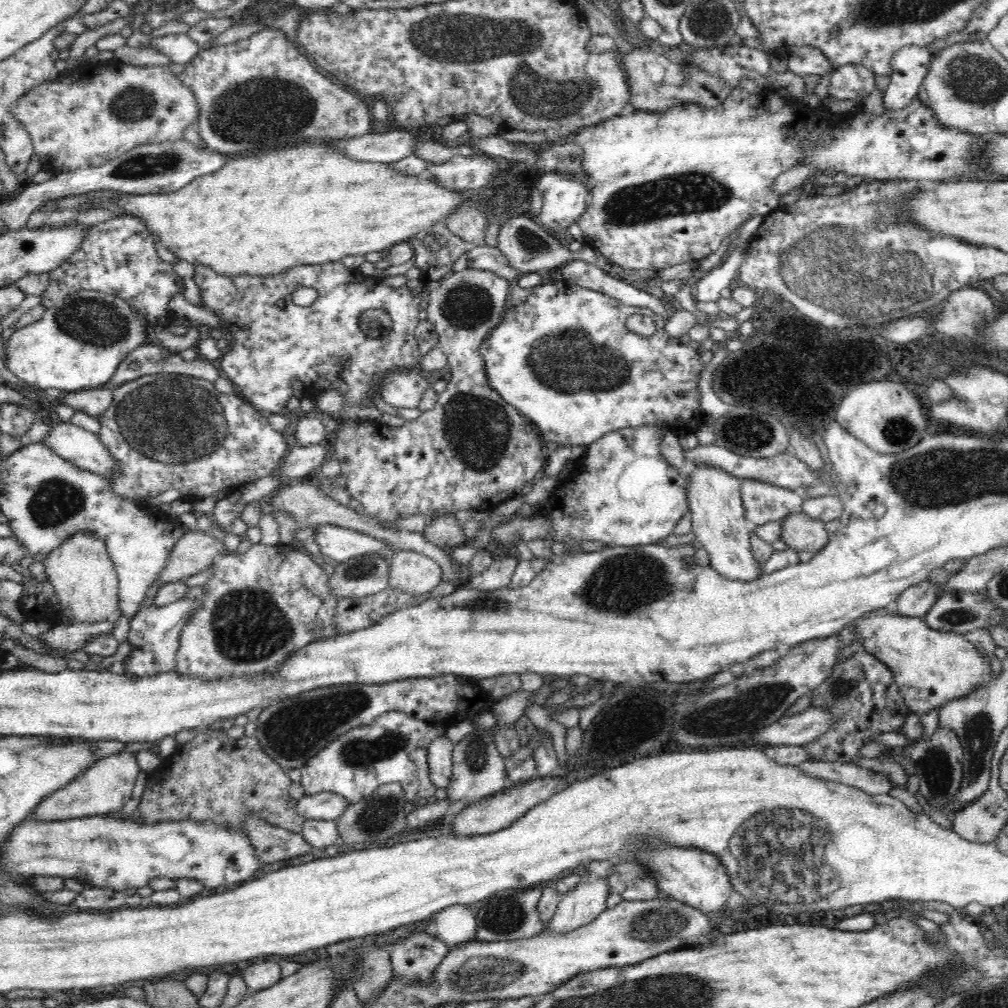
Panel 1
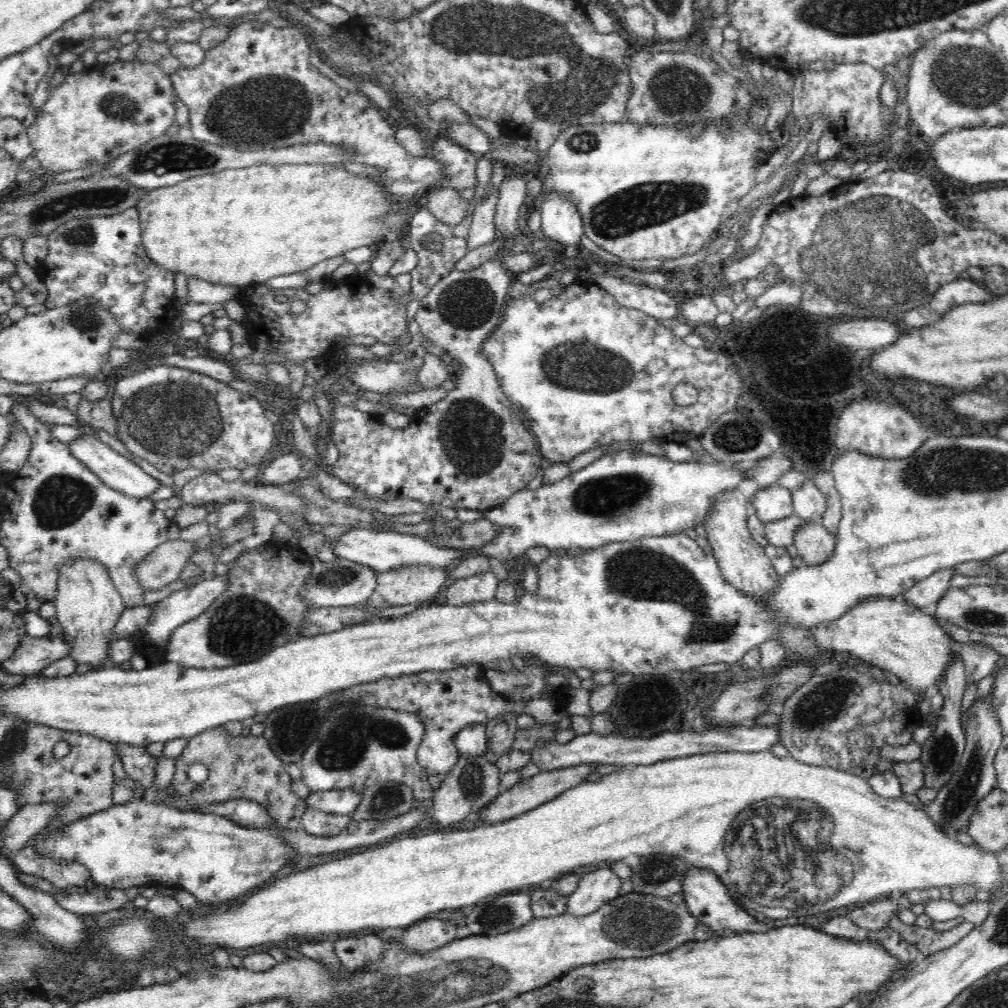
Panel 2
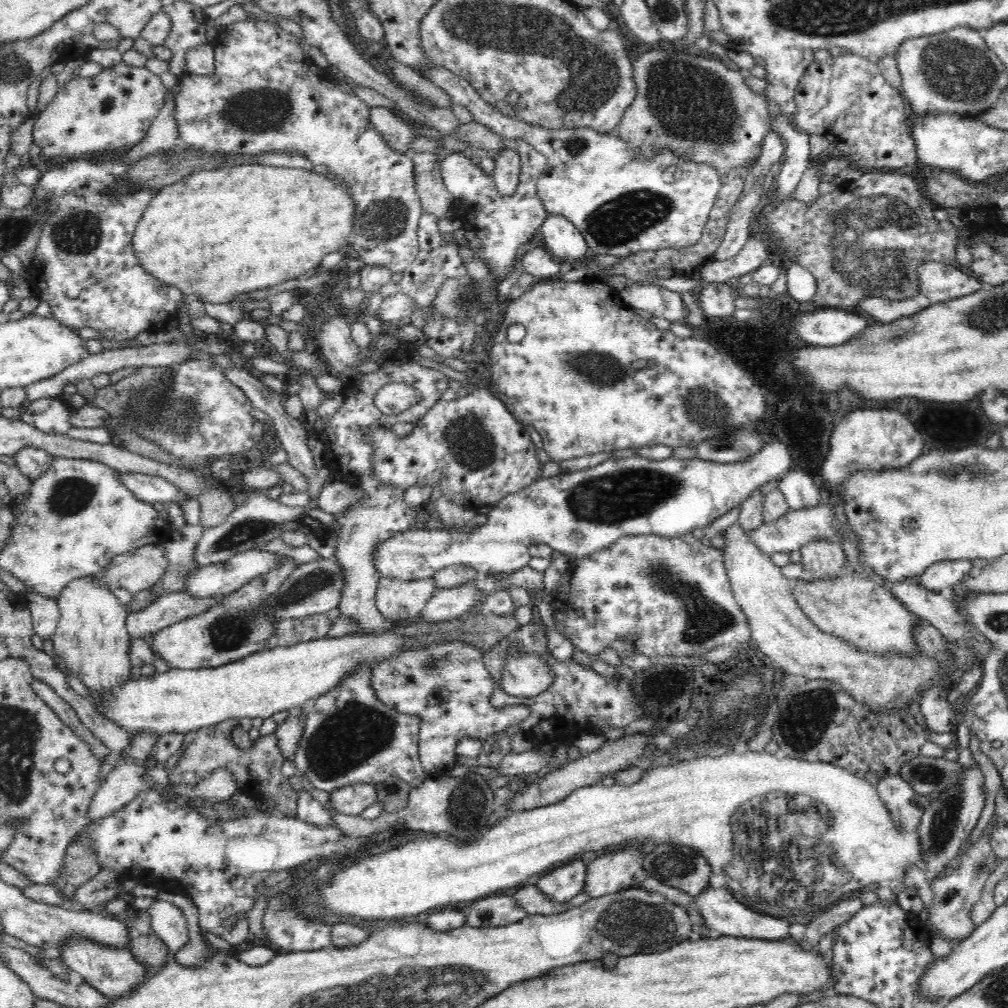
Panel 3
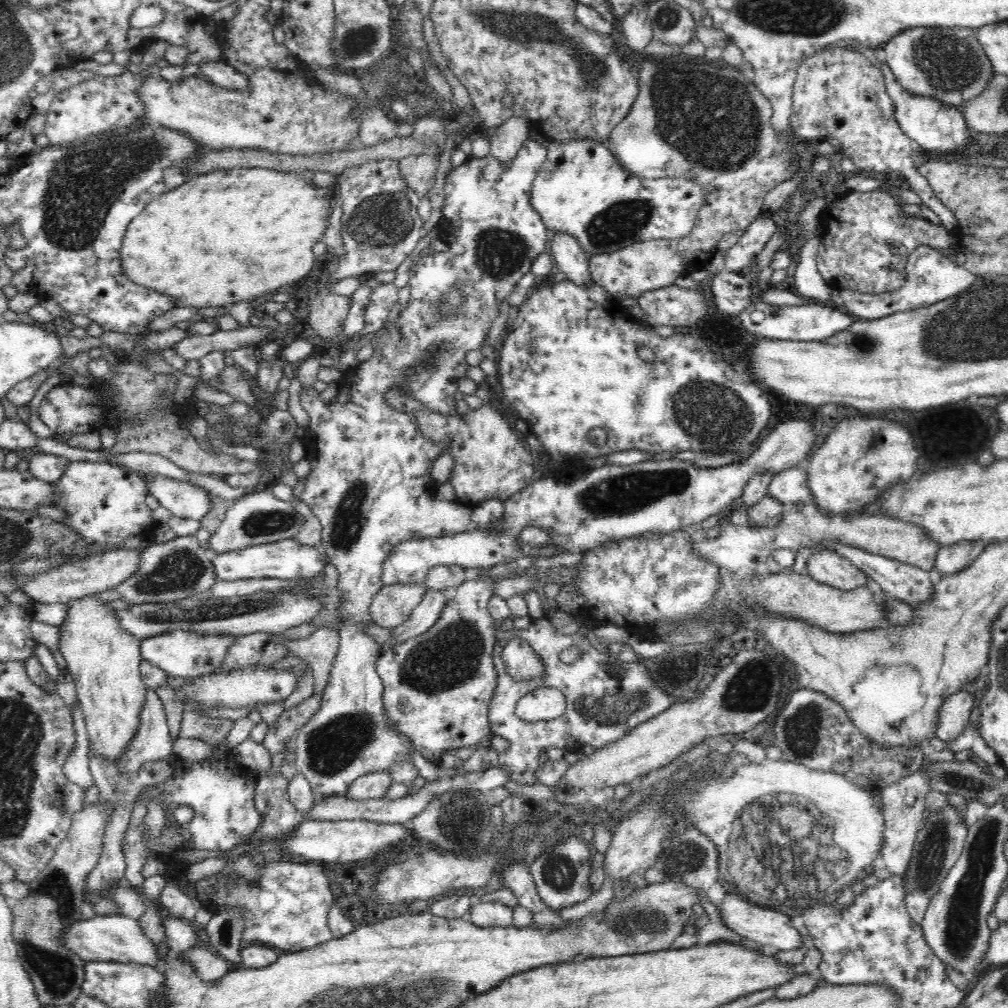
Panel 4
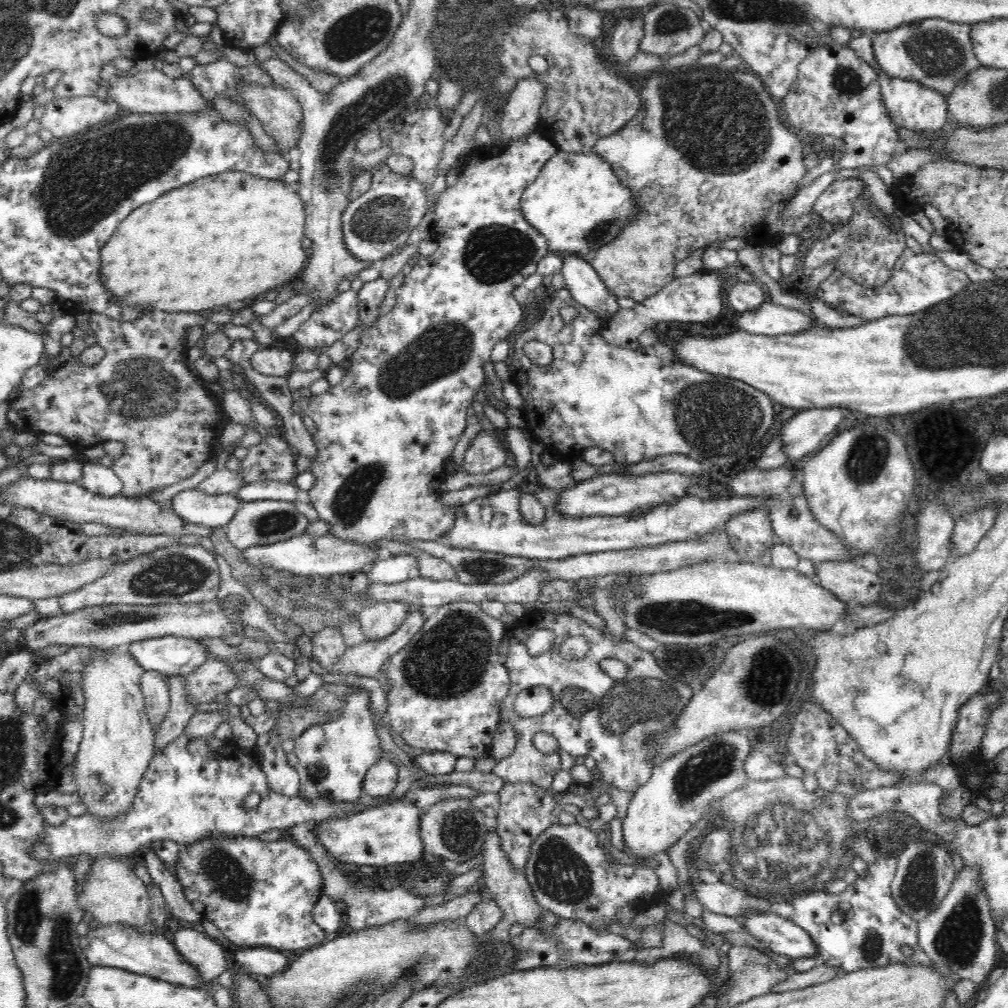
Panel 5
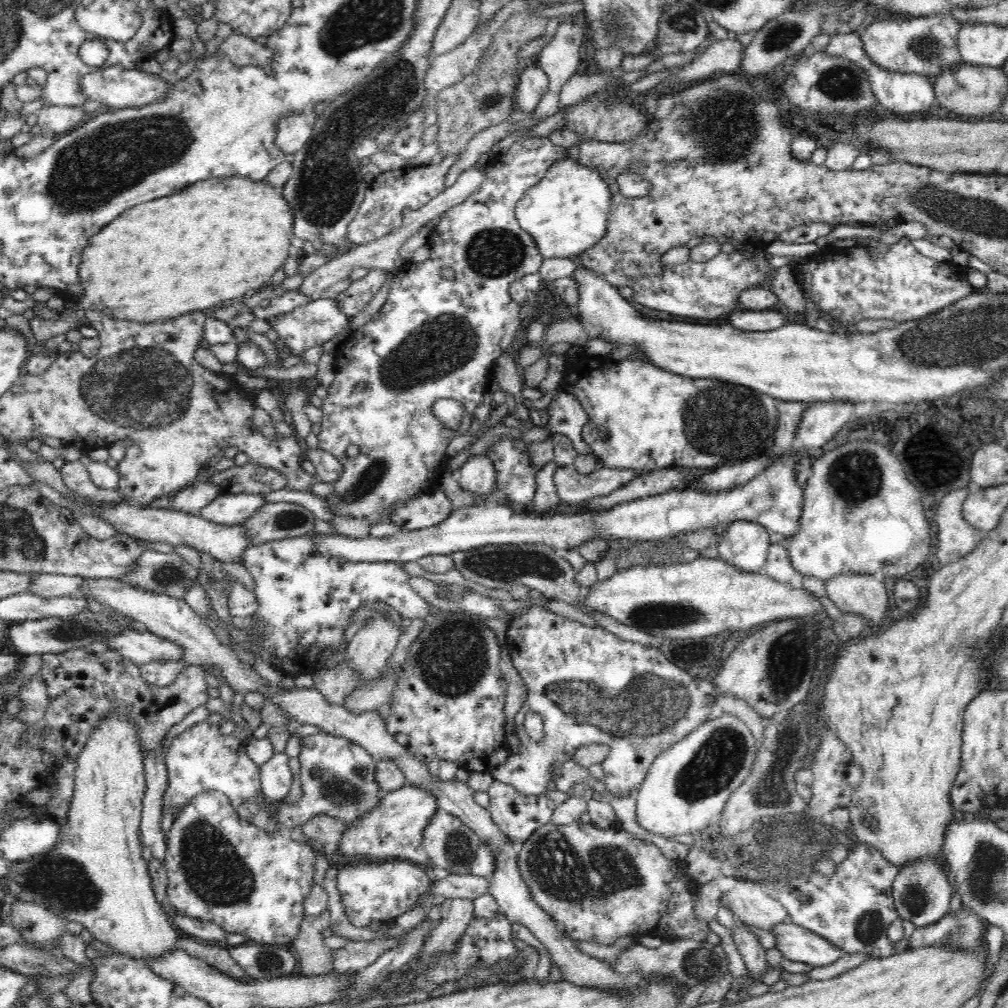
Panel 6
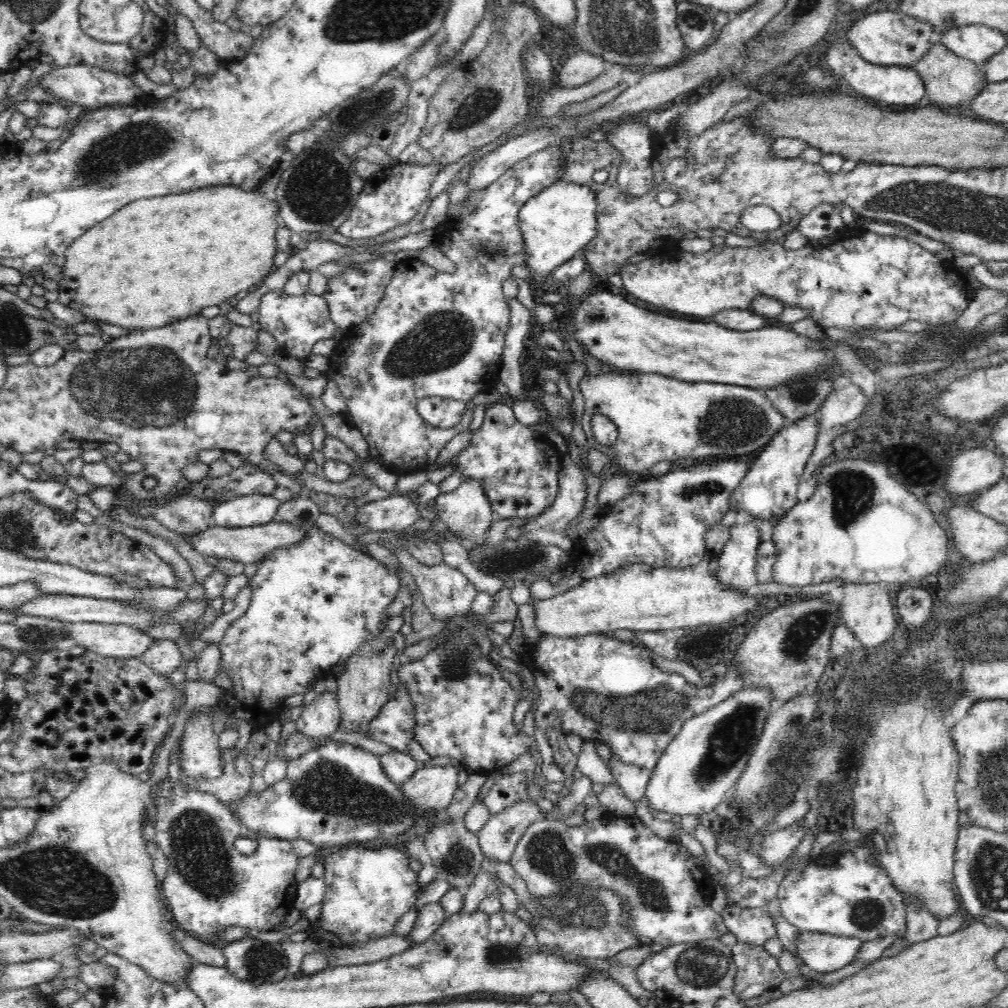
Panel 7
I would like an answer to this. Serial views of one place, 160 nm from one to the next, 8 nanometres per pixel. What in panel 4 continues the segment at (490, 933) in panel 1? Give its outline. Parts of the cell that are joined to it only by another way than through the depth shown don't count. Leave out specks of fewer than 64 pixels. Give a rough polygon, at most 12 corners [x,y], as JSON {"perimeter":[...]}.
{"perimeter":[[496,901],[474,902],[468,912],[482,927],[512,925],[514,909]]}

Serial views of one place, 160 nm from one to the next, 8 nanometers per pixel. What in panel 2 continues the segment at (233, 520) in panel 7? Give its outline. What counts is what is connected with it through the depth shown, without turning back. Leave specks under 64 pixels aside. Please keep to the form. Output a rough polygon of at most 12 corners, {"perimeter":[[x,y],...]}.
{"perimeter":[[88,433],[70,452],[104,485],[146,498],[161,484]]}

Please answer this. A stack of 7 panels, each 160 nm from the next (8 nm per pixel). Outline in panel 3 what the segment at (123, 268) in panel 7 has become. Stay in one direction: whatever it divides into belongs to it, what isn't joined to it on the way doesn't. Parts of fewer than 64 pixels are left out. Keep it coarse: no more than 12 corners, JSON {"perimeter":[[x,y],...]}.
{"perimeter":[[246,163],[157,192],[132,247],[226,304],[347,249],[346,184]]}

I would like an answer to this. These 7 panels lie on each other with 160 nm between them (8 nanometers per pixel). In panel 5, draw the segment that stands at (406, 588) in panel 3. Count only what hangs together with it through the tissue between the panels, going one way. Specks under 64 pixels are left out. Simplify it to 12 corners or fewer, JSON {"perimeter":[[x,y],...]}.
{"perimeter":[[383,601],[358,610],[366,640],[402,625],[408,603]]}

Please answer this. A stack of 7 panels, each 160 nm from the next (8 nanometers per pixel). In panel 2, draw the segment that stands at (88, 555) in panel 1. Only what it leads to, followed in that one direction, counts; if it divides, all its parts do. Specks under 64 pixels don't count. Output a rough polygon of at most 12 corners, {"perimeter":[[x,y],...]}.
{"perimeter":[[96,560],[60,568],[54,601],[70,657],[108,658],[126,609]]}

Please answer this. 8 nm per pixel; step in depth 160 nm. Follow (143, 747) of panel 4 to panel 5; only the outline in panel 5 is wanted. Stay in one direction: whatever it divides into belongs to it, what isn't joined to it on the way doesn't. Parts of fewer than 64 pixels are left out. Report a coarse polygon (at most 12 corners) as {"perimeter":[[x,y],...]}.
{"perimeter":[[145,671],[141,691],[156,733],[171,705],[168,677]]}

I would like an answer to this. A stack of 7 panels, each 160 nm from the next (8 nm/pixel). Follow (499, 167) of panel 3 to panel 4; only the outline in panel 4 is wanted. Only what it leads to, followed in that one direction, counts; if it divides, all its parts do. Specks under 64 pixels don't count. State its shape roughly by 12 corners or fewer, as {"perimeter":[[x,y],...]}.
{"perimeter":[[513,117],[488,131],[489,154],[508,168],[524,141],[528,119]]}

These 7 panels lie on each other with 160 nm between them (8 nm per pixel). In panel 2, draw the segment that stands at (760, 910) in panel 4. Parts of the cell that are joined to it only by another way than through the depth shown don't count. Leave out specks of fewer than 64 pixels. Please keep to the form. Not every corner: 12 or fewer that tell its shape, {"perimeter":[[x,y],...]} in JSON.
{"perimeter":[[691,866],[684,905],[712,930],[766,932],[714,871]]}

